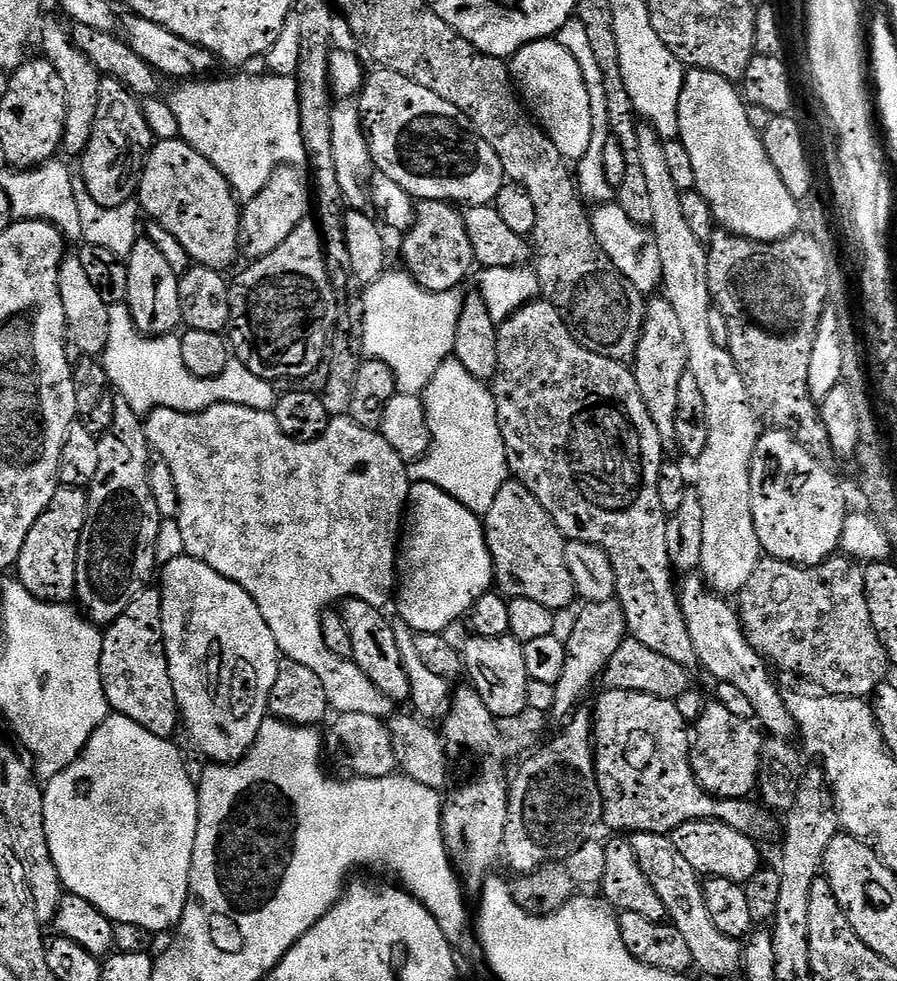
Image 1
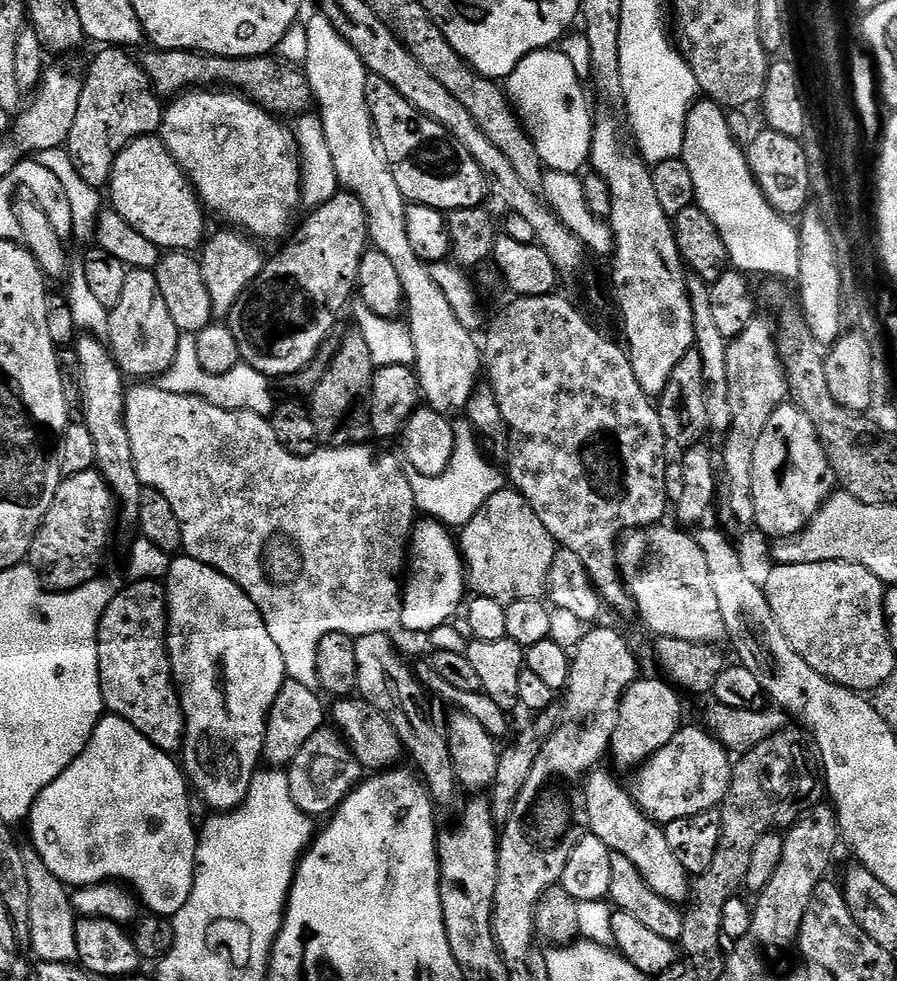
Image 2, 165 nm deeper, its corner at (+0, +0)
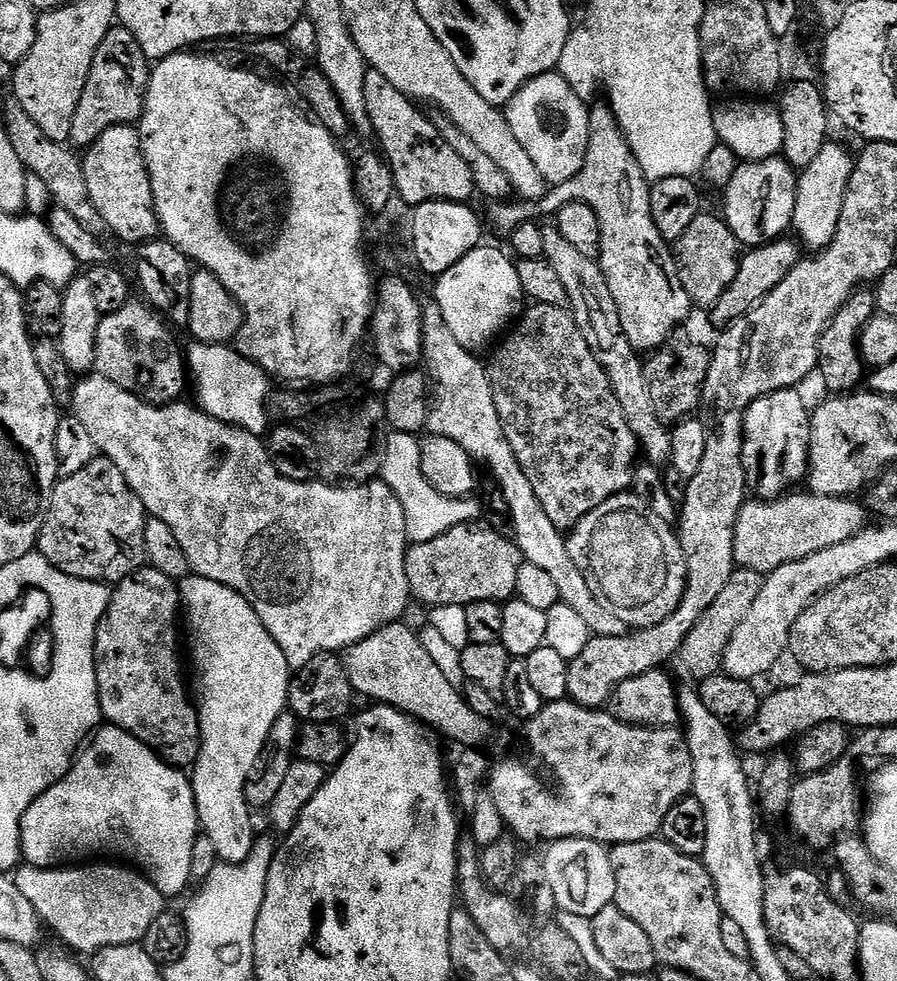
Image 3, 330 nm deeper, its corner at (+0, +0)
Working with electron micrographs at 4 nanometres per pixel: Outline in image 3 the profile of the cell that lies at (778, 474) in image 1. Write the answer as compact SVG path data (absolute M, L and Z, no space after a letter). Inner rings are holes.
M783 388L777 392L766 394L750 405L744 415L744 449L742 462L746 470L749 489L759 499L775 500L791 493L796 483L803 481L808 475L808 447L812 433L812 418L810 408L804 405L796 388Z

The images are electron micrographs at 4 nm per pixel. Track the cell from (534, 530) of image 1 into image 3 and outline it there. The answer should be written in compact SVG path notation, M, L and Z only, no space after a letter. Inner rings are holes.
M484 522L459 524L430 542L412 544L406 554L406 578L408 591L413 601L421 600L429 609L442 606L464 606L483 600L507 602L516 596L518 572L522 563L520 548L515 539L503 536L496 528L487 528Z

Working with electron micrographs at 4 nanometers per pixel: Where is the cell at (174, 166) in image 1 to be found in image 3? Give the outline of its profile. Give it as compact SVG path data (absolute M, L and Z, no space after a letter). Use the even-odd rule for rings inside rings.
M119 124L106 130L83 153L82 163L90 198L94 206L98 206L98 214L106 218L108 232L131 246L157 239L160 219L156 217L156 208L152 205L152 187L139 131L131 124Z

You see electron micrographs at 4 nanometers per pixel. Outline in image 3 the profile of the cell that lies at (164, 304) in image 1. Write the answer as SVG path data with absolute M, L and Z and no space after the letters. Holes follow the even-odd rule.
M130 302L122 306L114 314L103 317L98 326L98 342L96 343L95 371L101 376L110 378L122 390L133 392L150 404L170 404L181 399L184 392L184 376L186 380L186 356L176 345L174 337L168 333L169 325L147 303Z

